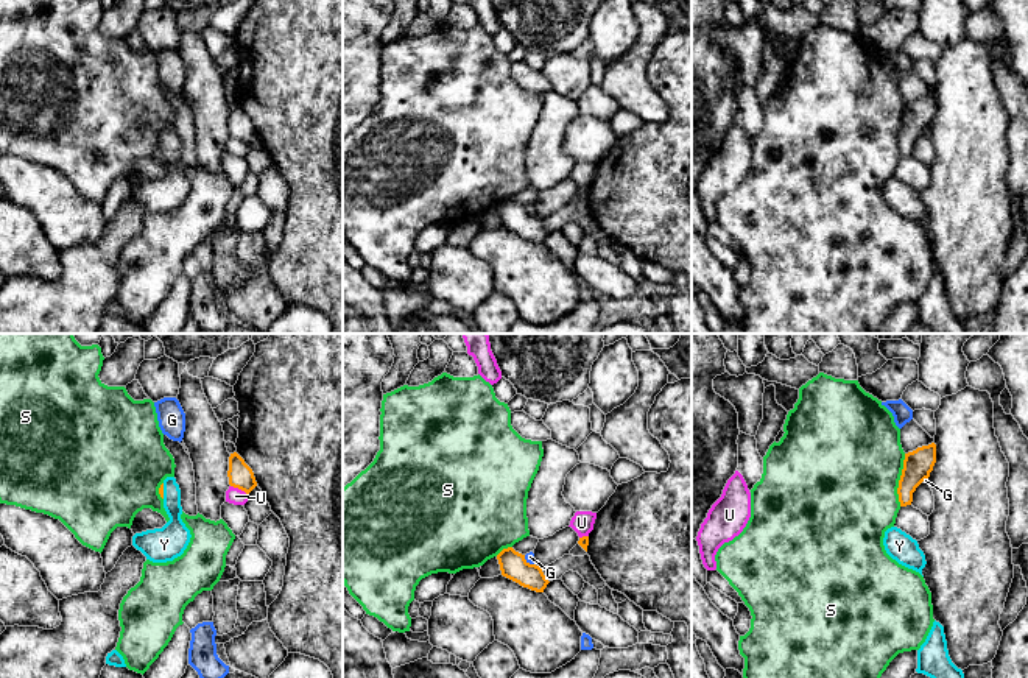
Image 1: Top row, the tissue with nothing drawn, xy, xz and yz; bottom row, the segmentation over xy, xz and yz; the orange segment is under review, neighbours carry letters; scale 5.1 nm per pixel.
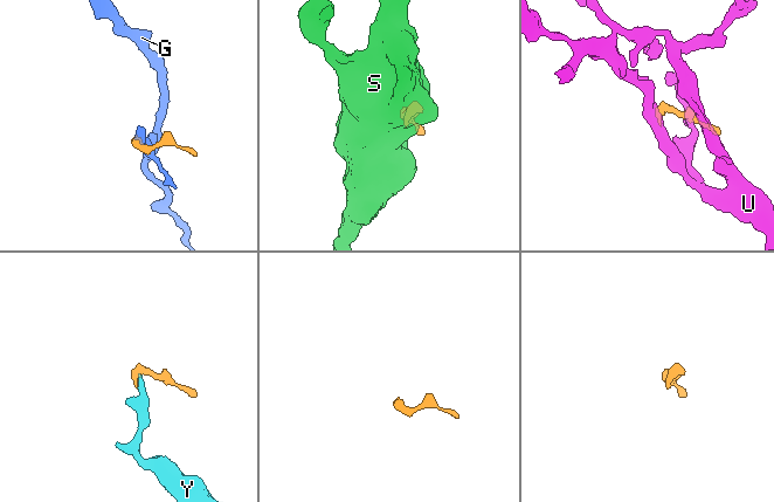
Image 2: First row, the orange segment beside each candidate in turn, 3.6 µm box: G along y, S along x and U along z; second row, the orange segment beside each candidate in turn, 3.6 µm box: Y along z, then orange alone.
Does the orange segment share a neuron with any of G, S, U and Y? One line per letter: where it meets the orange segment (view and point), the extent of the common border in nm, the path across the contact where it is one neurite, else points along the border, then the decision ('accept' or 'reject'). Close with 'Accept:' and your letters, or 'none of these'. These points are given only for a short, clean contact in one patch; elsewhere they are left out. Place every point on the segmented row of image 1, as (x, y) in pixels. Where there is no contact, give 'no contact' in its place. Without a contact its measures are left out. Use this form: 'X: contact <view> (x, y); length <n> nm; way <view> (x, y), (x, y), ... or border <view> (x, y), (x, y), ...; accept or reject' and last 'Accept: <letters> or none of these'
G: contact xz (528, 563); length 80 nm; border xz (524, 555), (535, 564); reject
S: contact yz (899, 480); length 280 nm; border yz (905, 454), (897, 488), (899, 505); reject
U: contact xy (240, 488); length 110 nm; border xy (231, 485), (248, 494); reject
Y: contact xy (162, 491); length 80 nm; way xy (161, 490), (162, 491), (172, 501), (173, 538); accept
Accept: Y

